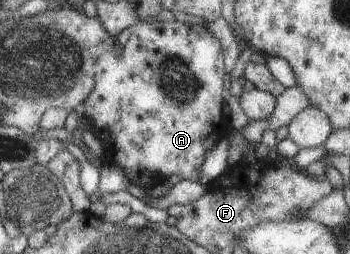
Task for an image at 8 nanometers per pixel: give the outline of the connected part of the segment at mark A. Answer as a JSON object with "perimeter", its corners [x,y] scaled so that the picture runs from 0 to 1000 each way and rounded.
{"perimeter":[[[394,83],[386,98],[354,114],[331,146],[331,189],[317,209],[297,209],[286,224],[274,252],[274,343],[266,346],[260,374],[249,394],[231,409],[229,429],[237,453],[254,461],[260,476],[263,516],[283,543],[283,555],[297,579],[297,626],[294,634],[317,642],[317,650],[340,650],[357,665],[357,689],[369,705],[369,720],[377,720],[380,689],[369,681],[363,657],[374,657],[374,634],[386,634],[386,657],[403,673],[431,673],[426,697],[437,697],[437,713],[449,705],[477,705],[489,689],[511,689],[517,705],[546,705],[546,713],[566,713],[574,689],[574,657],[580,657],[580,634],[586,634],[586,610],[614,579],[614,563],[649,531],[649,516],[660,508],[654,492],[654,461],[637,445],[637,343],[643,343],[643,268],[649,248],[637,248],[637,193],[626,177],[626,154],[603,138],[597,114],[586,114],[569,91],[549,98],[494,83],[440,83],[431,91],[414,91],[411,83]]]}

